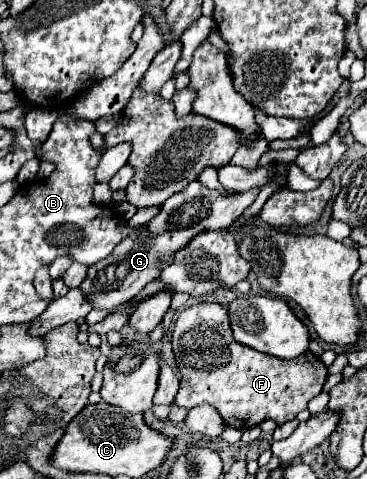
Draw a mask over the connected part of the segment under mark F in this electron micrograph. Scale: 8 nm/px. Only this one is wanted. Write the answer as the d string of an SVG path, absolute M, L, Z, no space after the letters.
M194 304L182 310L172 332L172 348L182 384L174 404L180 408L194 408L198 404L214 406L224 422L232 428L246 430L272 418L276 424L294 420L298 412L306 410L310 398L322 392L328 370L312 354L282 360L270 354L256 352L238 344L232 338L228 312L220 304Z

